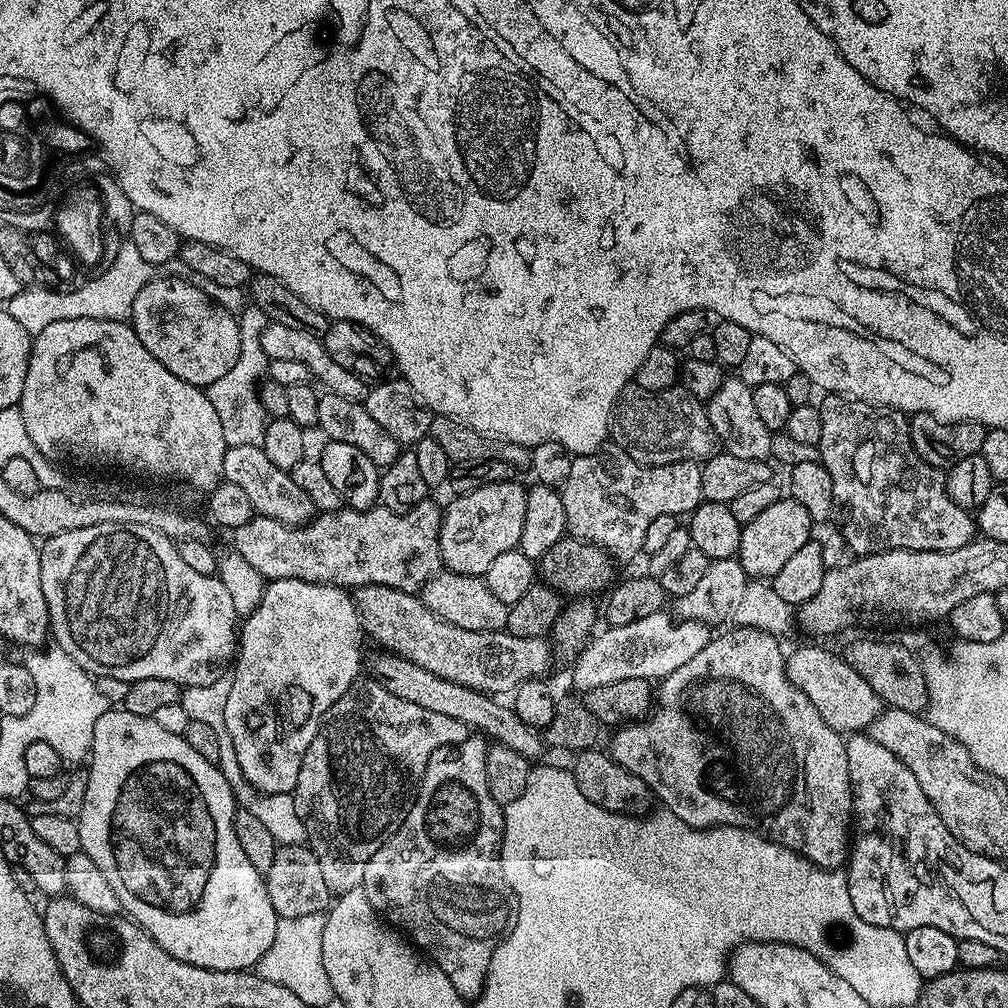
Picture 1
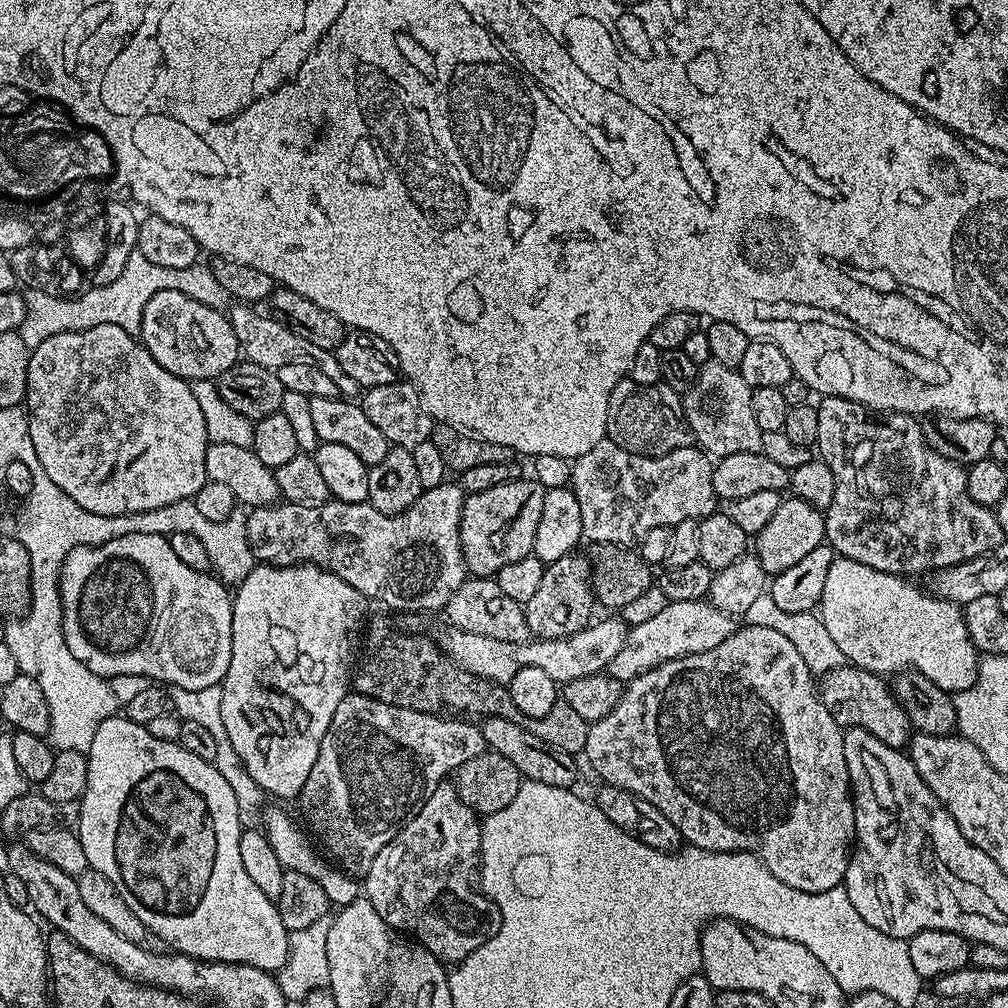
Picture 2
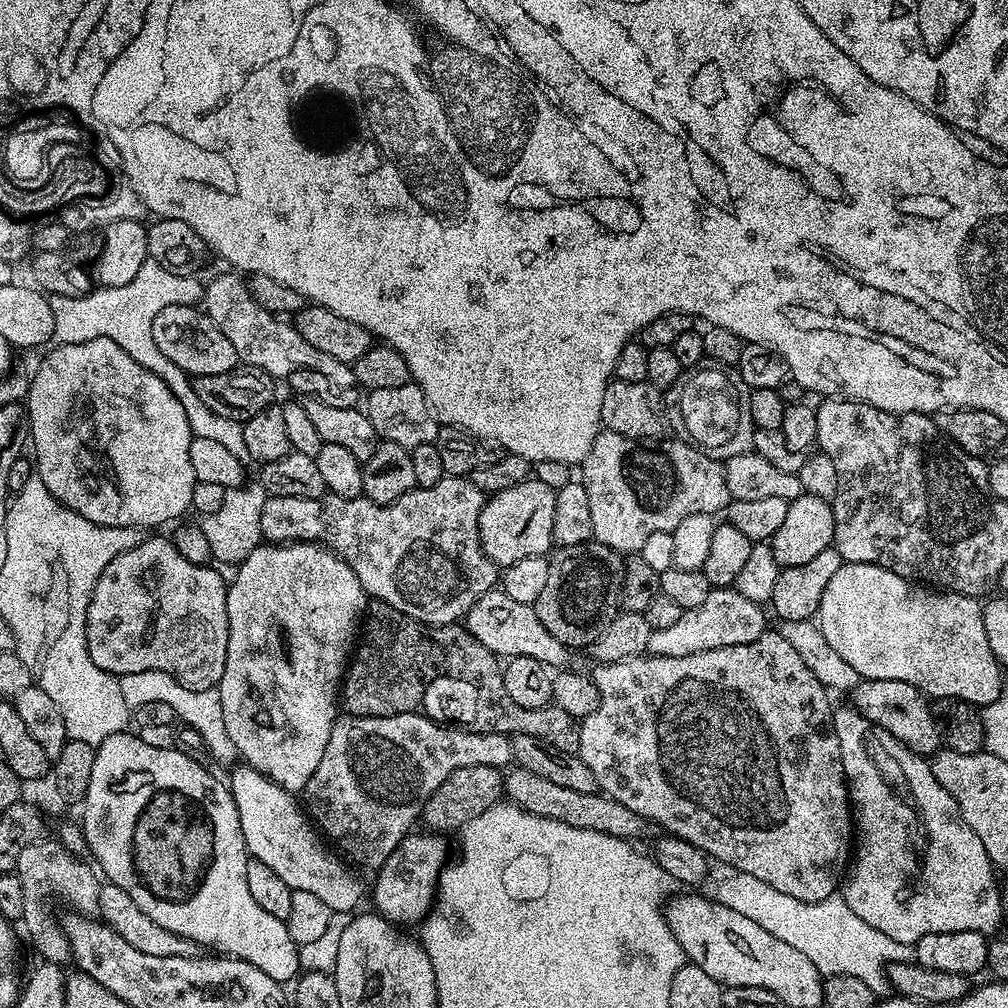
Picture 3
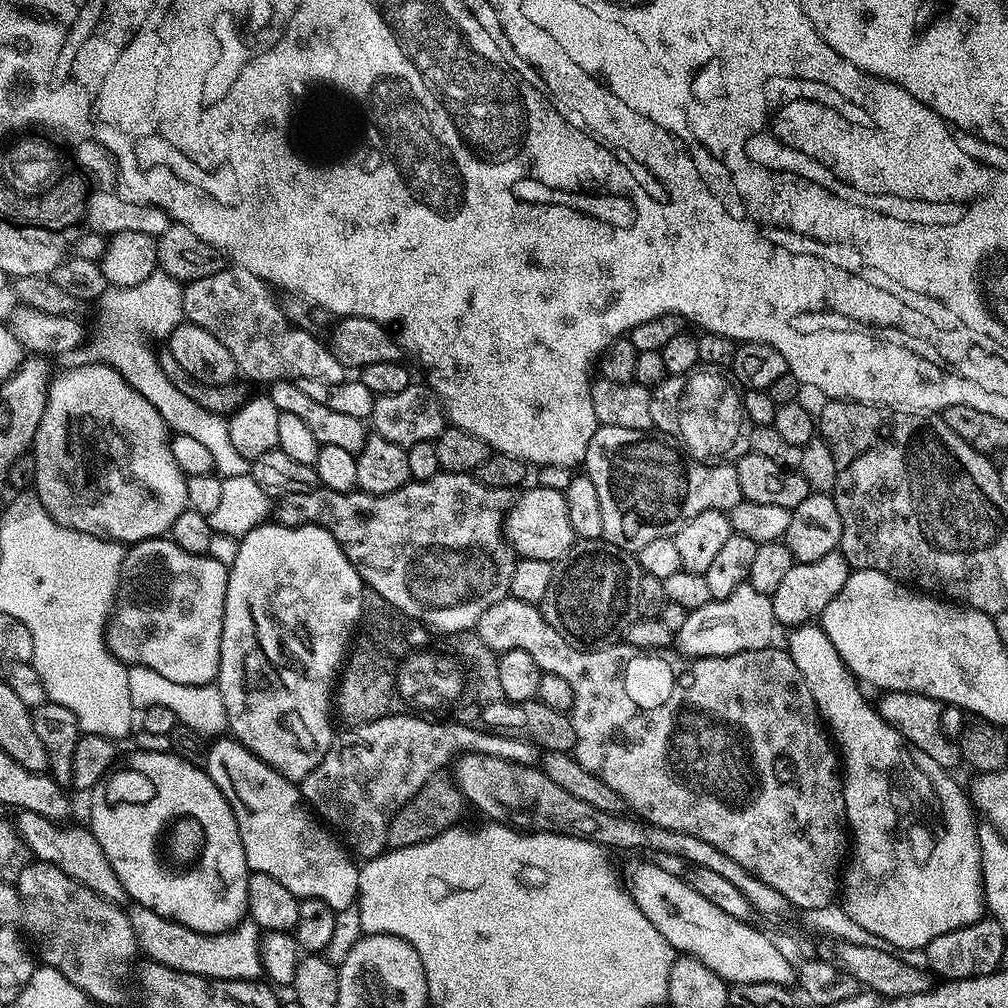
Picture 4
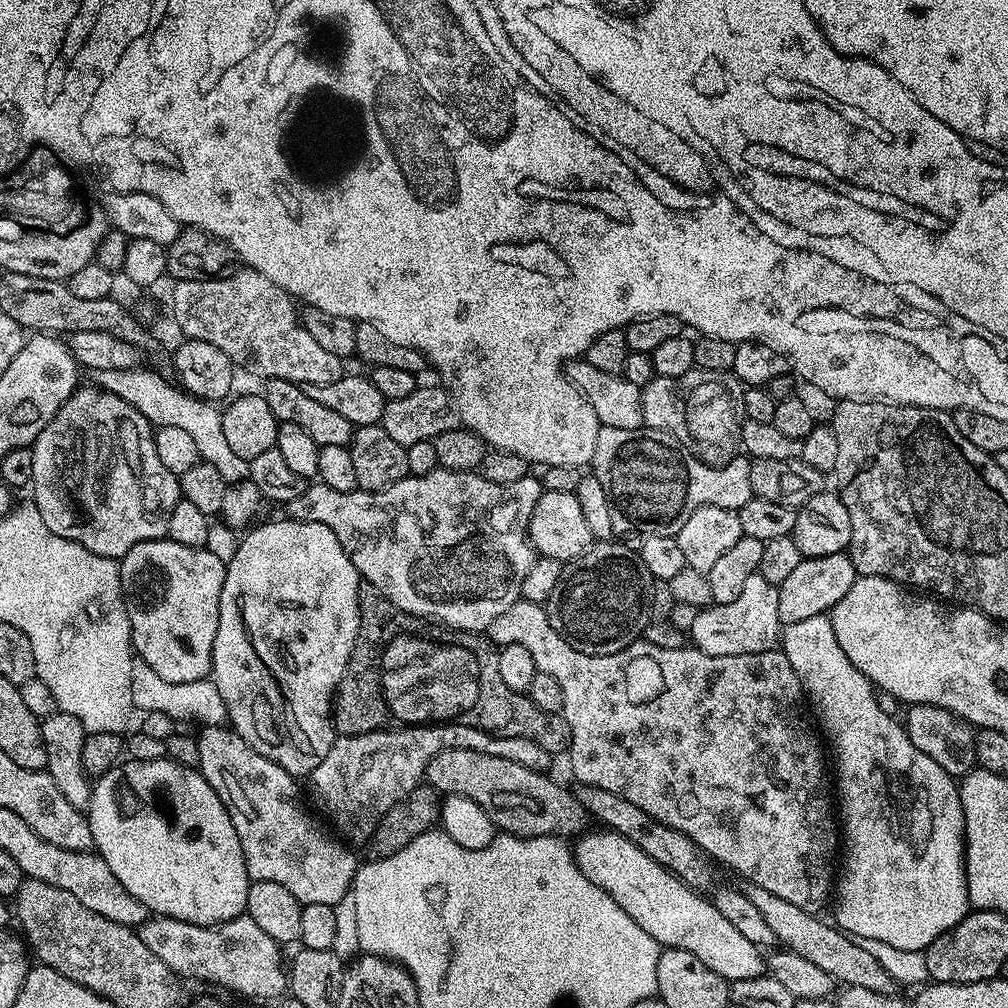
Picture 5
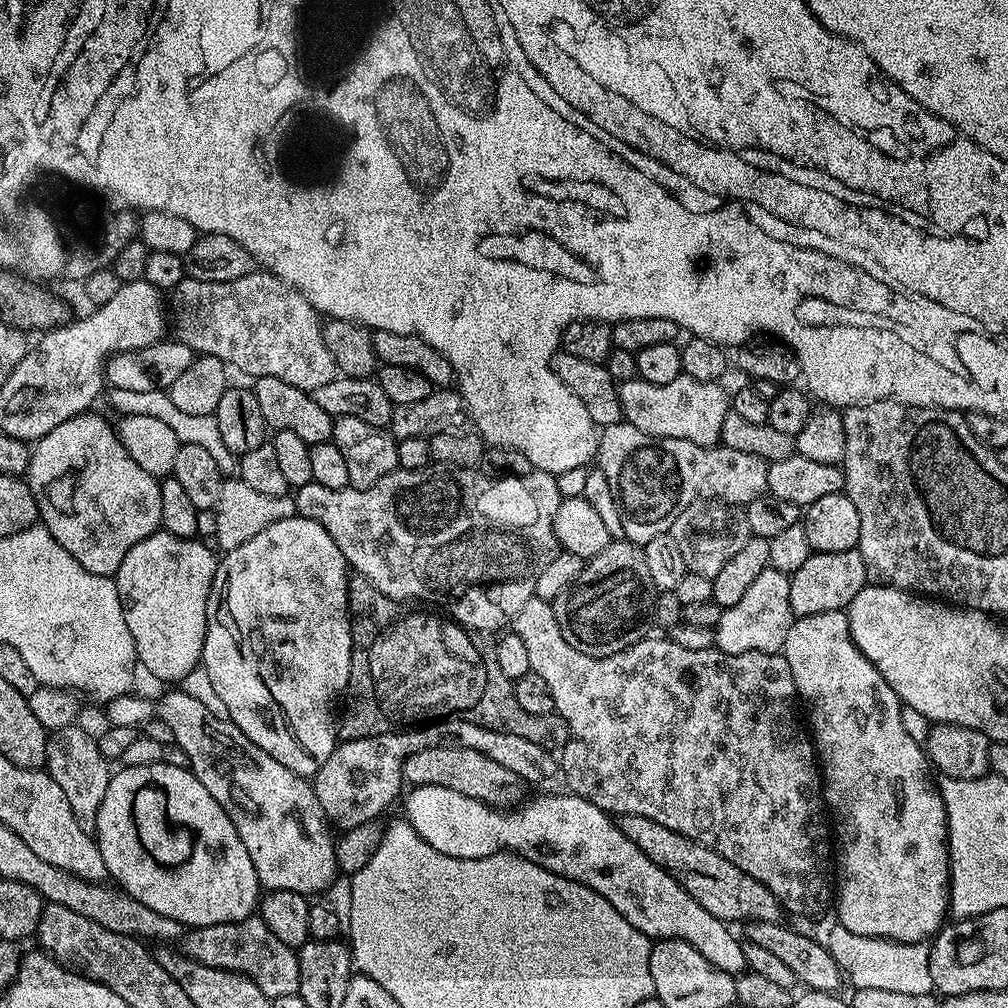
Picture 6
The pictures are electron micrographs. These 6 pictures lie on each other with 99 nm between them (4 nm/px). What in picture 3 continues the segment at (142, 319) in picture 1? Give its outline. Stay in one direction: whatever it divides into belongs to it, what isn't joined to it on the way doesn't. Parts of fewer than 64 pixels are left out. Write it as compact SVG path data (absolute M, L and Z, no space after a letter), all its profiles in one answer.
M175 304L161 310L158 318L154 318L154 342L158 342L158 350L162 350L174 366L191 377L226 374L238 364L230 338L226 338L226 334L222 334L199 307L190 304Z

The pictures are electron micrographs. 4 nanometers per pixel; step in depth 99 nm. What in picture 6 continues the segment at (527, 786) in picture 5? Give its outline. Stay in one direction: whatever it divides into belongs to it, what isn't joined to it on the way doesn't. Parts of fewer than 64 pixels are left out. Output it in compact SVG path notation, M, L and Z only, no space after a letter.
M430 746L410 754L404 763L404 784L412 788L422 786L446 786L446 790L458 790L458 794L466 794L466 798L481 800L491 808L511 809L525 803L526 785L514 770L506 770L506 766L494 762L486 754L478 750L466 750L458 746Z

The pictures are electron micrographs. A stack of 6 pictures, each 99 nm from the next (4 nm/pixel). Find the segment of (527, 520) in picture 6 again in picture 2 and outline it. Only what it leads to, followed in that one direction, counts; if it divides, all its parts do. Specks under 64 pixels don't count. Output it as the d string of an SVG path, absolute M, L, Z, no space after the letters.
M445 482L429 488L420 497L414 506L410 506L402 514L397 516L387 516L370 503L347 504L341 500L331 498L324 504L289 504L287 502L277 502L274 504L263 504L260 508L251 509L246 516L246 538L250 538L250 550L254 550L257 561L262 564L273 564L279 568L294 566L295 564L317 564L320 568L325 568L328 572L333 572L338 578L350 582L354 590L358 590L369 601L381 600L388 608L397 608L400 612L436 612L447 609L452 595L462 586L466 579L466 569L464 566L464 555L460 545L460 523L462 522L462 508L464 506L465 491L456 482Z

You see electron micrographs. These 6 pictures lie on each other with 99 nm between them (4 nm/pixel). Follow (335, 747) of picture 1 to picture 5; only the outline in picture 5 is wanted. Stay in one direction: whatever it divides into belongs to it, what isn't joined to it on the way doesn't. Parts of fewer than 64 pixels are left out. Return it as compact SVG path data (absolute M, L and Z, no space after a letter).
M466 722L392 727L387 730L365 730L356 736L337 735L330 746L330 754L326 754L326 758L322 758L322 762L318 762L312 771L312 796L317 806L328 815L329 822L333 824L331 827L341 837L371 841L382 814L386 814L390 806L406 798L415 788L421 787L428 763L433 756L447 748L478 750L482 754L510 758L510 762L518 762L518 766L543 773L549 771L548 767L554 760L553 753L542 750L542 746L530 742L530 738L491 736L484 729Z

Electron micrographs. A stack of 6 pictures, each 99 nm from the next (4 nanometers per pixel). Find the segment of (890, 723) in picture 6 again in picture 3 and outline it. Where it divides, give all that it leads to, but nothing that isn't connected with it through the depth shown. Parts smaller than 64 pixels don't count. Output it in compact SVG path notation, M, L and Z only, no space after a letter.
M851 706L837 707L832 713L832 729L835 730L838 738L838 746L842 754L842 766L844 767L844 779L848 782L850 807L854 817L854 855L846 869L846 879L842 884L842 895L844 901L850 906L850 910L854 910L854 914L858 914L858 918L862 918L862 922L866 922L875 928L885 930L912 928L911 939L913 941L920 940L928 932L974 930L985 934L995 933L992 931L999 926L1000 919L1006 912L1006 905L1000 901L1001 885L996 884L997 869L994 867L992 859L986 854L986 846L982 846L978 834L974 834L974 830L970 830L970 826L966 826L952 795L945 790L942 782L938 782L938 778L934 778L931 763L925 757L910 751L906 745L898 742L890 734L886 734L886 730L882 730L882 726L870 722L870 718L863 716L857 708Z

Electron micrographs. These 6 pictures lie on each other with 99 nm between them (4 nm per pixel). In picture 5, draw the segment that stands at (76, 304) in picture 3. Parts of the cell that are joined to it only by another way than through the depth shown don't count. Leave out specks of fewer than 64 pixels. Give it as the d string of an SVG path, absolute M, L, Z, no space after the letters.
M140 366L131 373L132 393L130 399L133 406L145 416L153 426L178 426L185 434L190 434L194 446L198 446L200 460L210 466L215 466L218 474L229 482L239 482L248 479L248 461L238 458L234 450L230 450L225 436L222 434L221 409L213 401L197 400L183 387L164 379L156 370Z

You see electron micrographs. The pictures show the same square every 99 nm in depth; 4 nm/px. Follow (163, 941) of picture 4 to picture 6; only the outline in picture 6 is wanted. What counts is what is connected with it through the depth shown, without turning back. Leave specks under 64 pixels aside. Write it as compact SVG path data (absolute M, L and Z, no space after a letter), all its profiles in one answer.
M259 918L237 920L234 924L215 924L205 928L193 928L183 937L184 955L214 966L218 970L230 970L253 980L262 994L294 996L300 990L297 949L286 945L272 934Z

